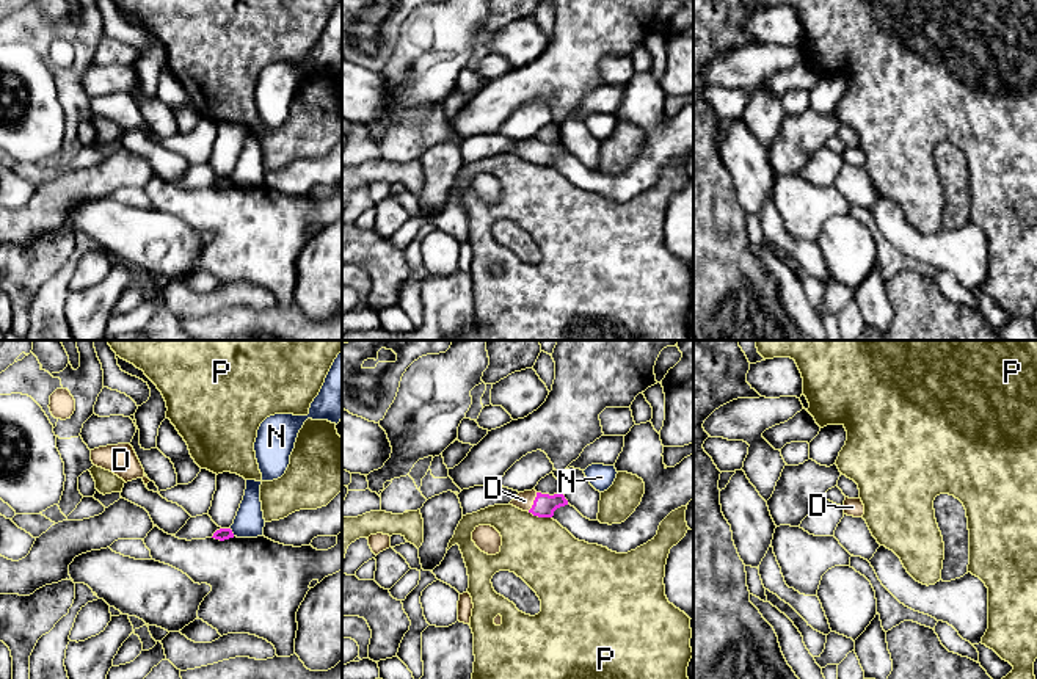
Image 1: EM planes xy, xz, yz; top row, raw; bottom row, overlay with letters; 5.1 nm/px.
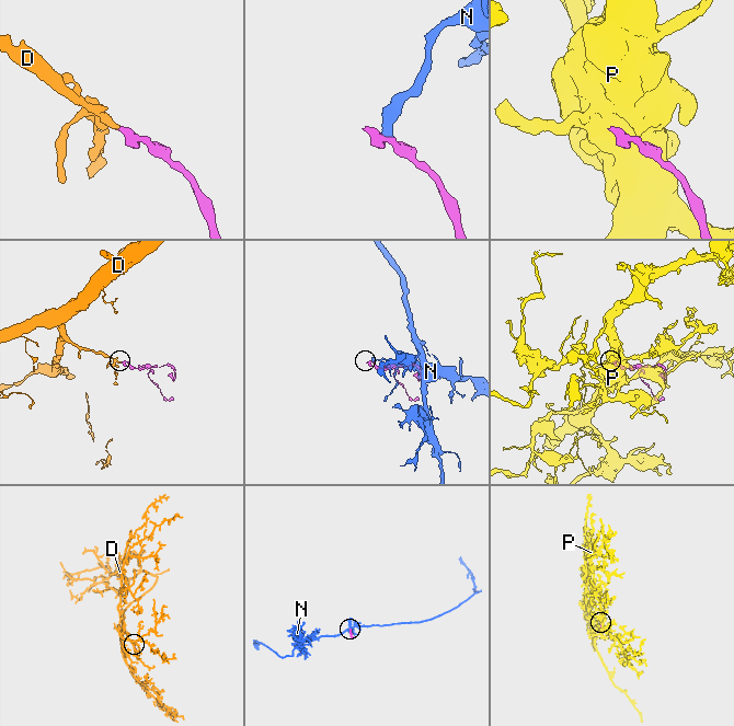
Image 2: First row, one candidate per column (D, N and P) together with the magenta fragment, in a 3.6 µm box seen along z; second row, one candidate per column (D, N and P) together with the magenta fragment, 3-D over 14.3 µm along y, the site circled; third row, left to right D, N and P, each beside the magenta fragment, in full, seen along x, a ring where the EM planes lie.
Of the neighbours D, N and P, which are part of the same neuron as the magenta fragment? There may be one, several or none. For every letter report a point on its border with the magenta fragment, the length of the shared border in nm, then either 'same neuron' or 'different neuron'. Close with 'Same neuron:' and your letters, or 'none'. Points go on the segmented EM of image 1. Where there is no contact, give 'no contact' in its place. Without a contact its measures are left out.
D: xz (534, 502) | 110 nm | same neuron
N: xy (231, 532) | 50 nm | different neuron
P: xz (540, 516) | 130 nm | different neuron
Same neuron: D

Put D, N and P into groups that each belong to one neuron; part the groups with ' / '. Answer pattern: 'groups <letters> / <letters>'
groups D / N / P

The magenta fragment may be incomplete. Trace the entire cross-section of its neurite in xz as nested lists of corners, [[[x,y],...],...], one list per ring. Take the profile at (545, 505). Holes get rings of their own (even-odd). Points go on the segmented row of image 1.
[[[532,489],[519,492],[510,505],[538,517],[552,517],[557,508],[568,505],[568,500],[562,492],[549,496]]]

